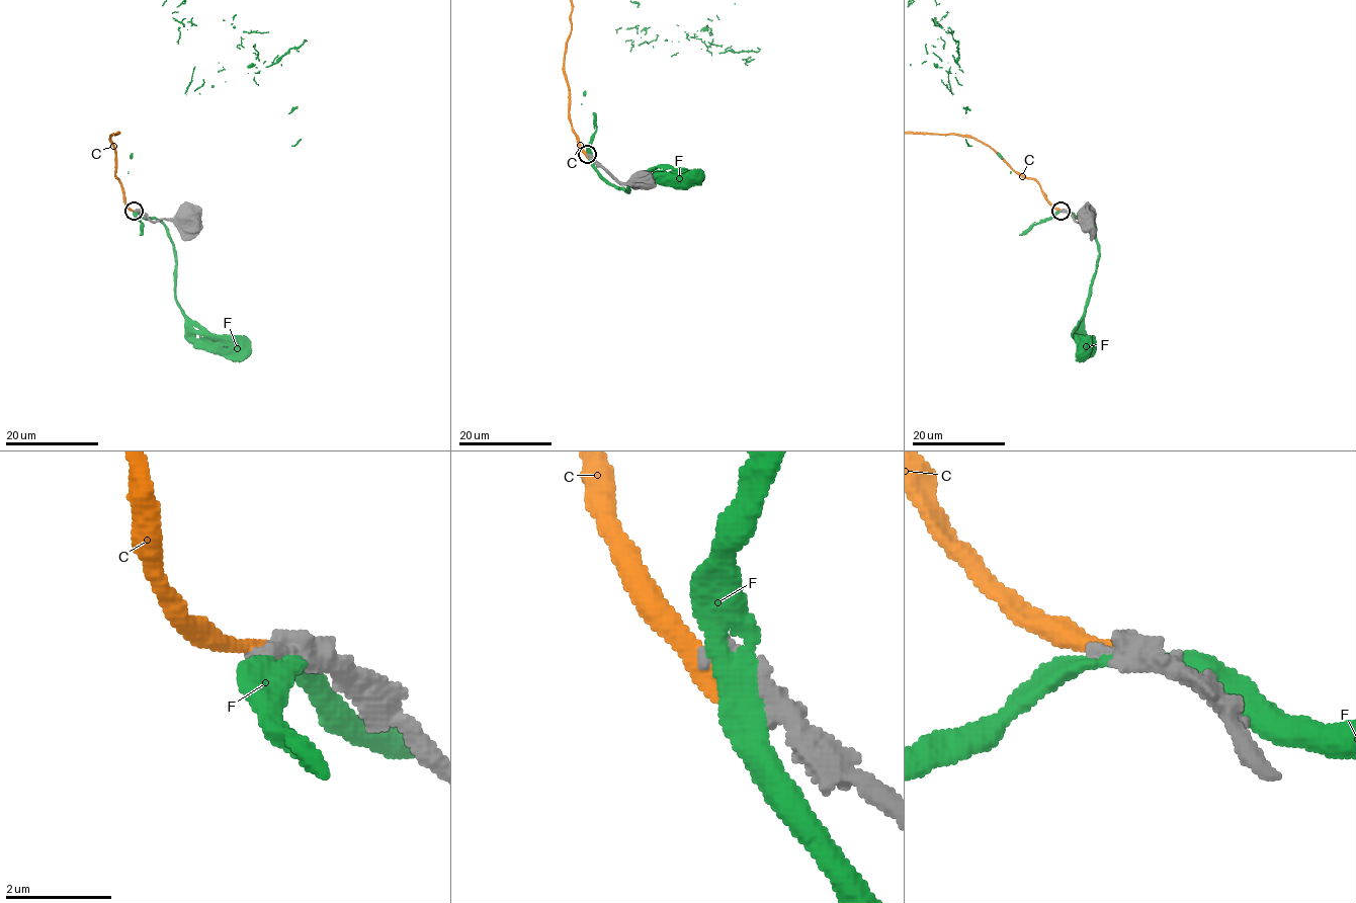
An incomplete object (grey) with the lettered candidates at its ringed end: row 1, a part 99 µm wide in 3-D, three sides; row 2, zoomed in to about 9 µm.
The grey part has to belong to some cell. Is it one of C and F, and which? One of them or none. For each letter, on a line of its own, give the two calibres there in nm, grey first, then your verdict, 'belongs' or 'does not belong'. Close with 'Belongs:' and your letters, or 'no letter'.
C: 500/360 nm | does not belong
F: 600/400 nm | does not belong
Belongs: no letter

